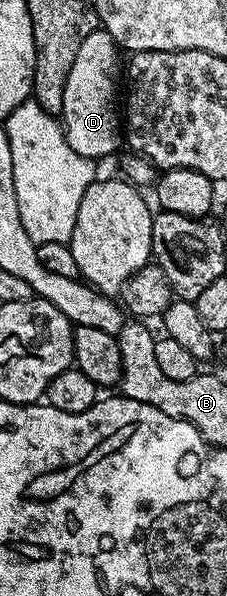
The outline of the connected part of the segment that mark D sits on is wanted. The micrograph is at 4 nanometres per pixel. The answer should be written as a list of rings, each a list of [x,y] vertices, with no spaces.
[[[103,28],[92,31],[80,51],[76,63],[68,71],[68,83],[64,87],[64,107],[60,120],[66,131],[66,138],[74,151],[91,159],[106,157],[114,153],[124,141],[124,129],[120,124],[120,89],[118,93],[118,68],[123,68],[120,50]]]

